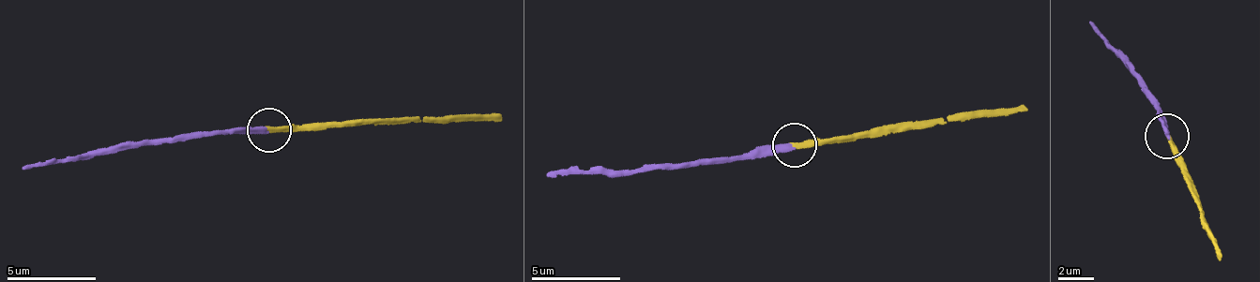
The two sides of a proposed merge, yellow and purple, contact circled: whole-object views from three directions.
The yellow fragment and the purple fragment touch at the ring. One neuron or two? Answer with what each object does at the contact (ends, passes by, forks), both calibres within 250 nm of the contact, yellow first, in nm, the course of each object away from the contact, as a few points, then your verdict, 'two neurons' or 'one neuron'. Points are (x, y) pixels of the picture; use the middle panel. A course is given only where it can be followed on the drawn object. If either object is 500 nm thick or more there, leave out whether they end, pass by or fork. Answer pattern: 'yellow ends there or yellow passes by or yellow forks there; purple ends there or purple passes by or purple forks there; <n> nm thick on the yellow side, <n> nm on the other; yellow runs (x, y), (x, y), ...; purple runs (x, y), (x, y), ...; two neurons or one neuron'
yellow ends there; purple ends there; 300 nm thick on the yellow side, 280 nm on the other; yellow runs (793, 146), (1029, 111); purple runs (793, 146), (605, 175), (545, 172); one neuron

